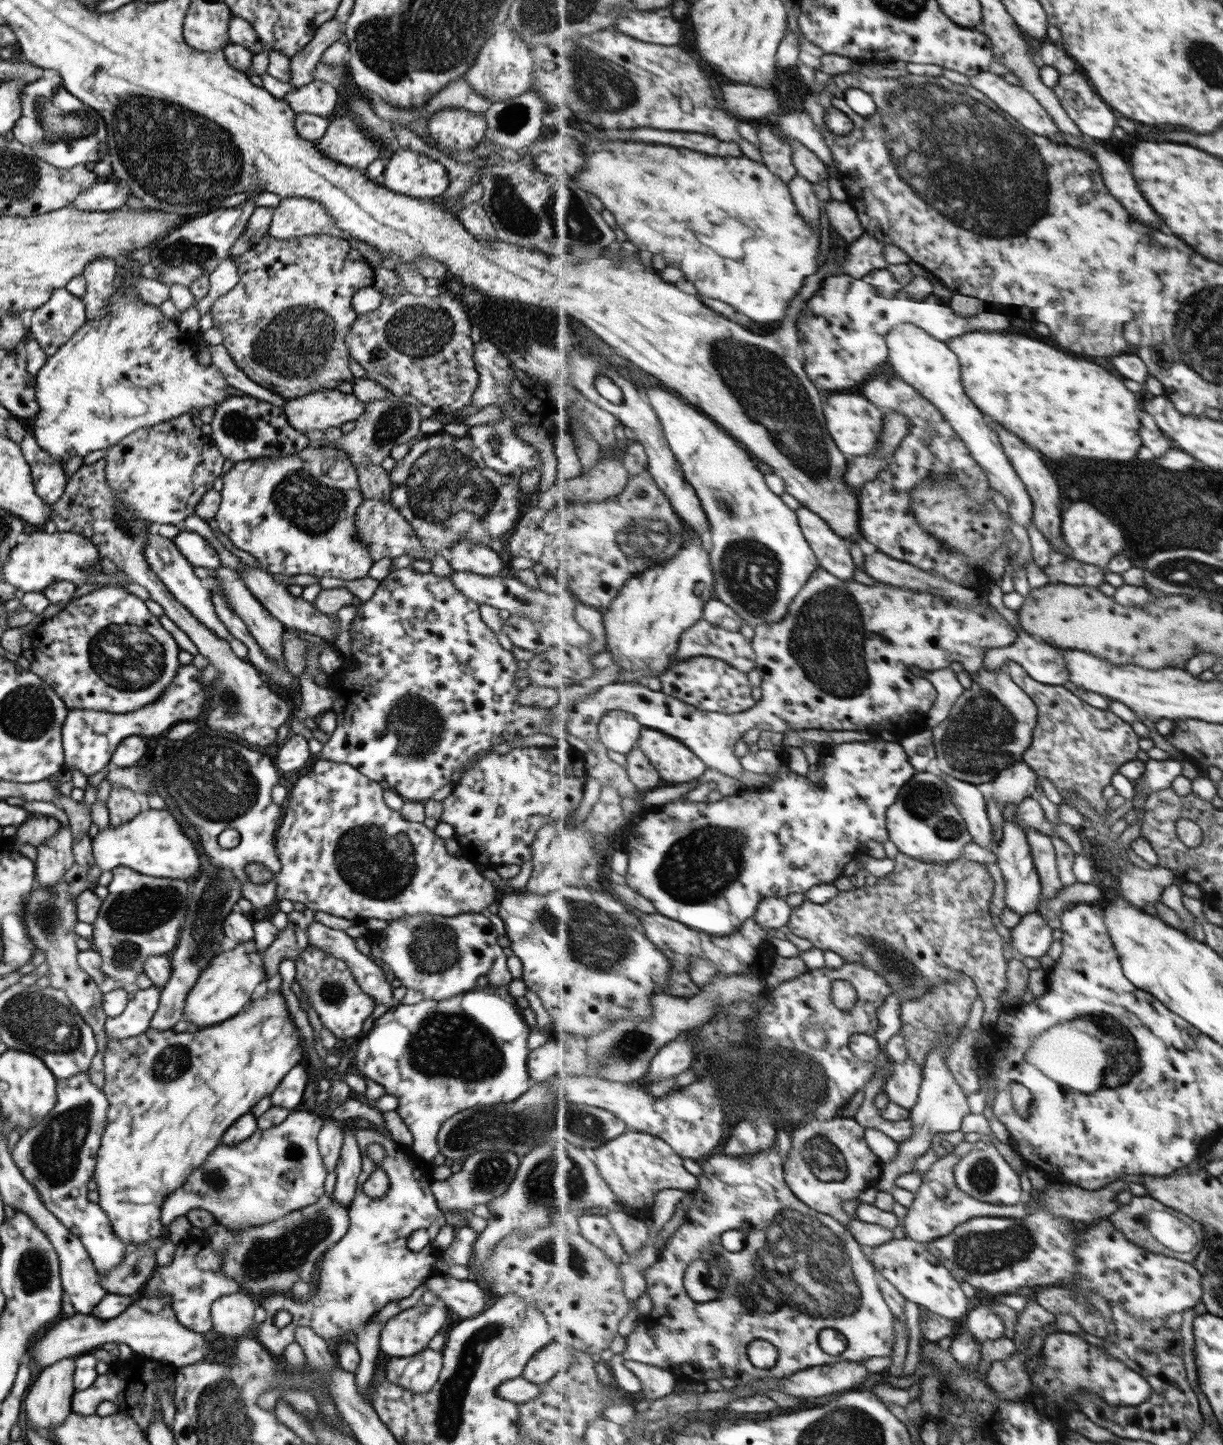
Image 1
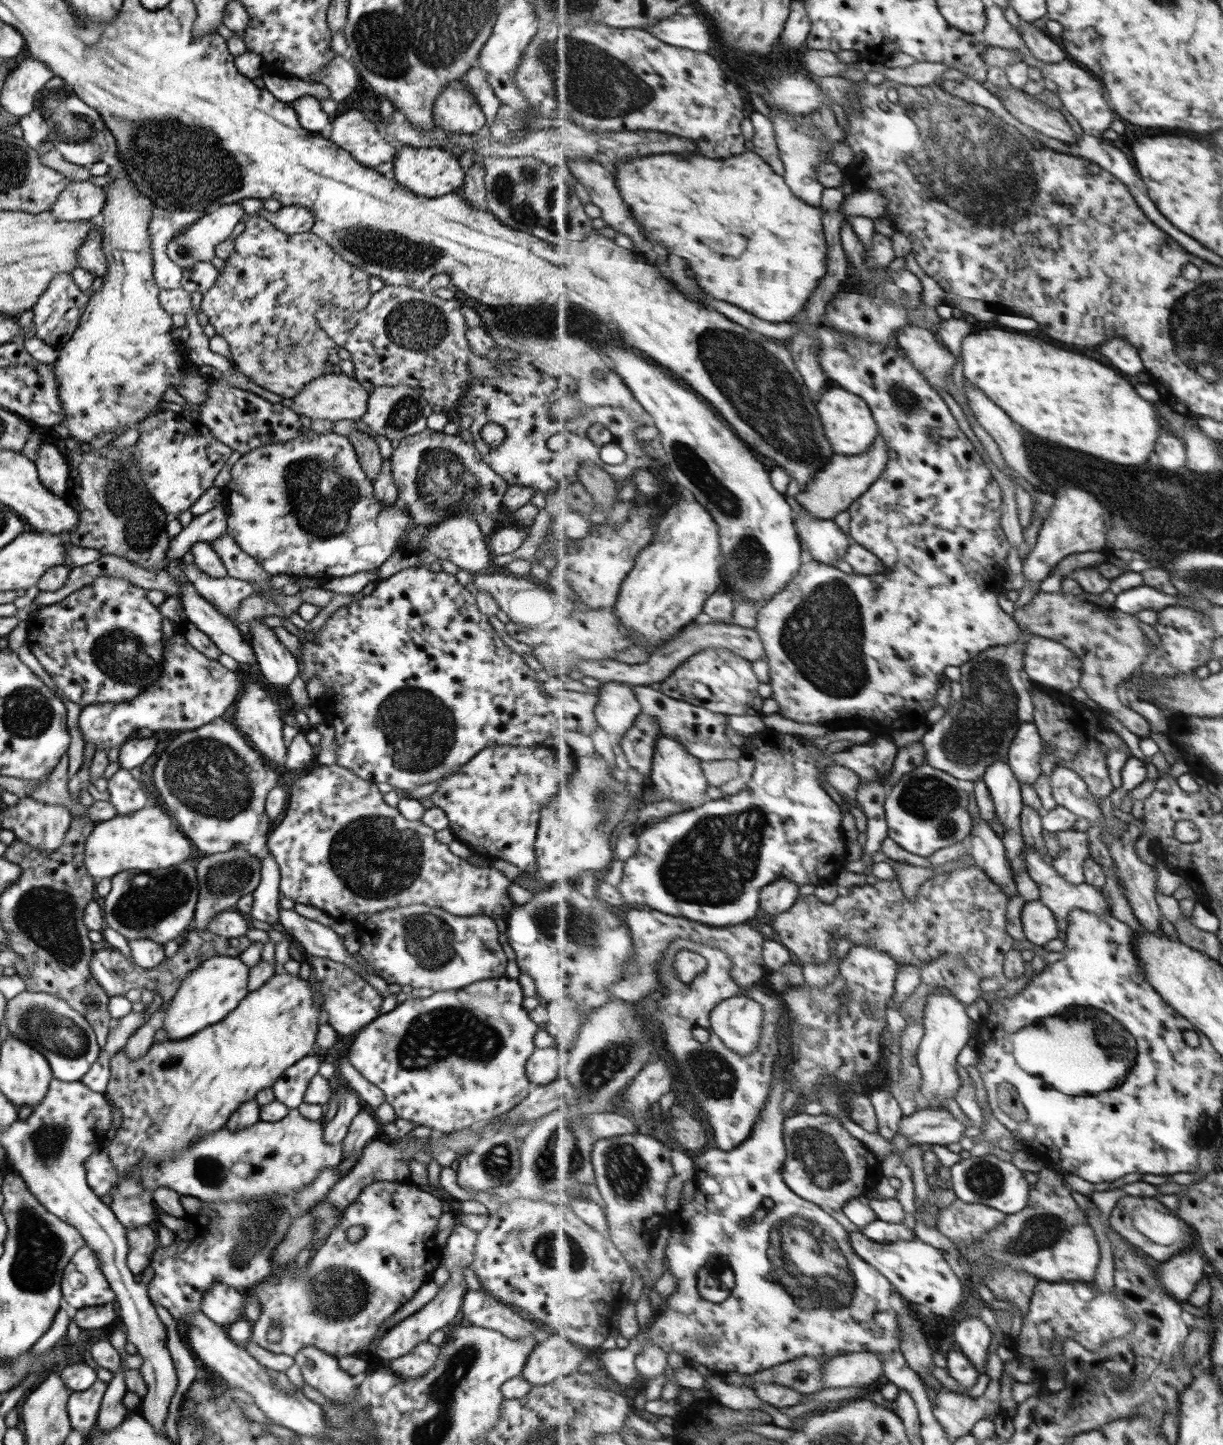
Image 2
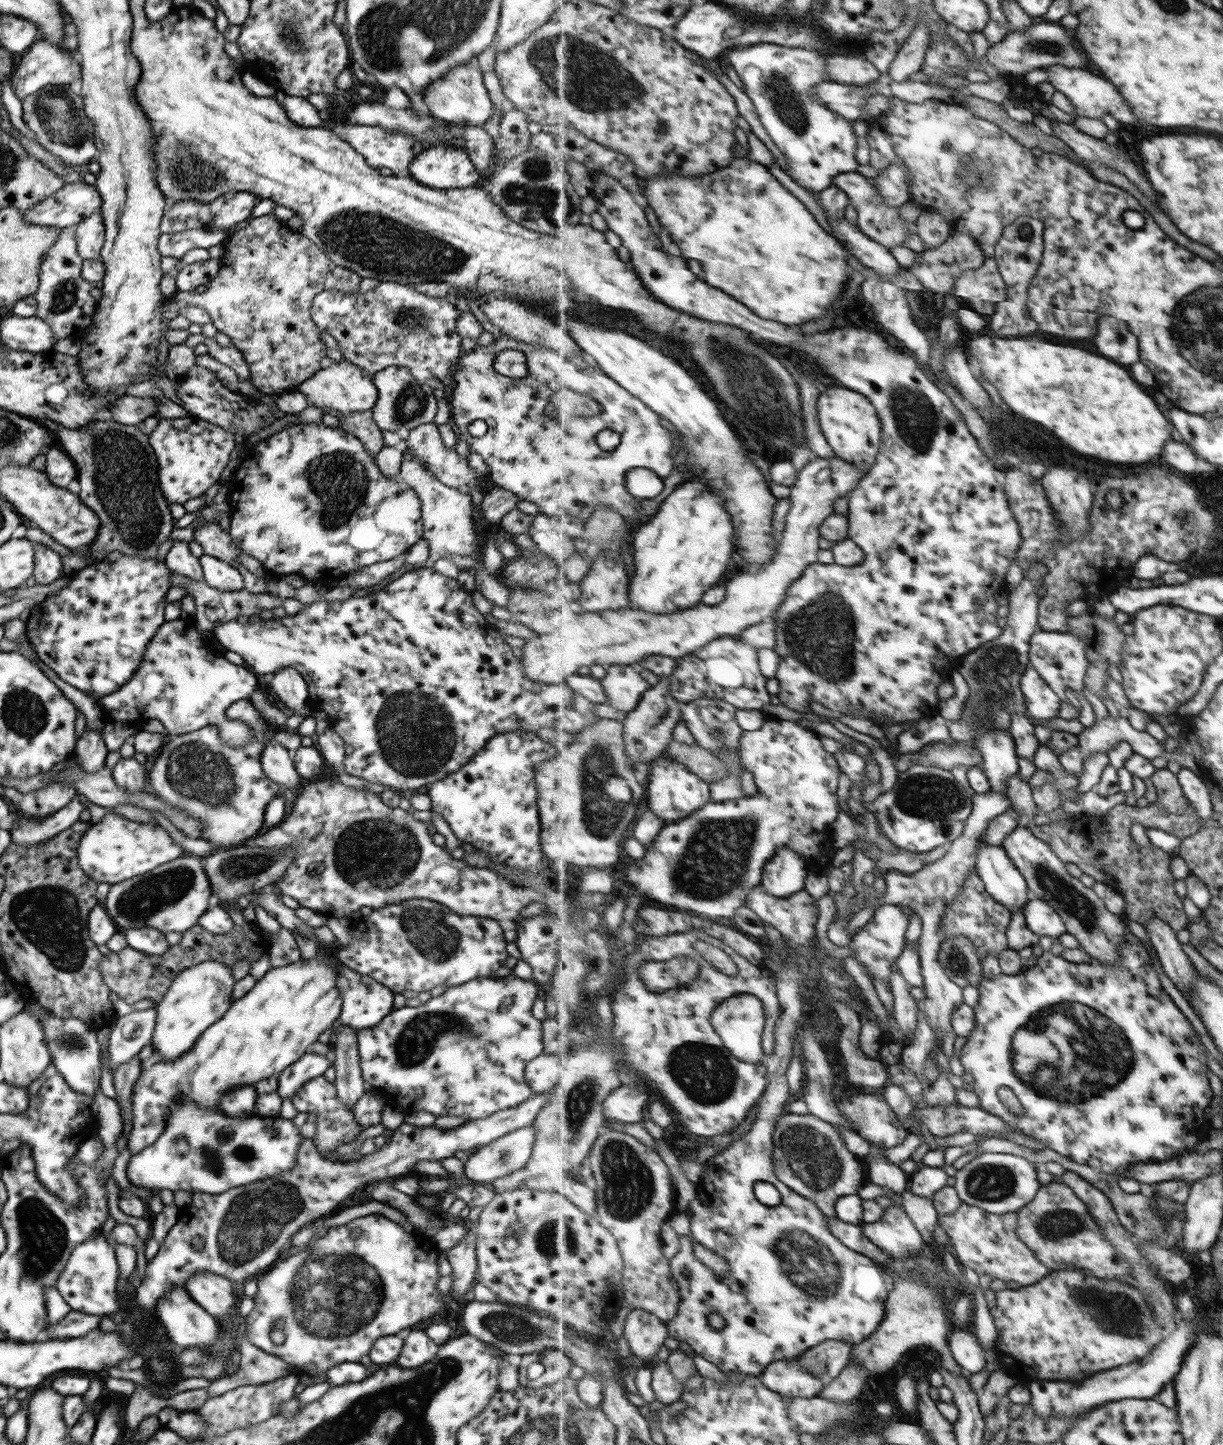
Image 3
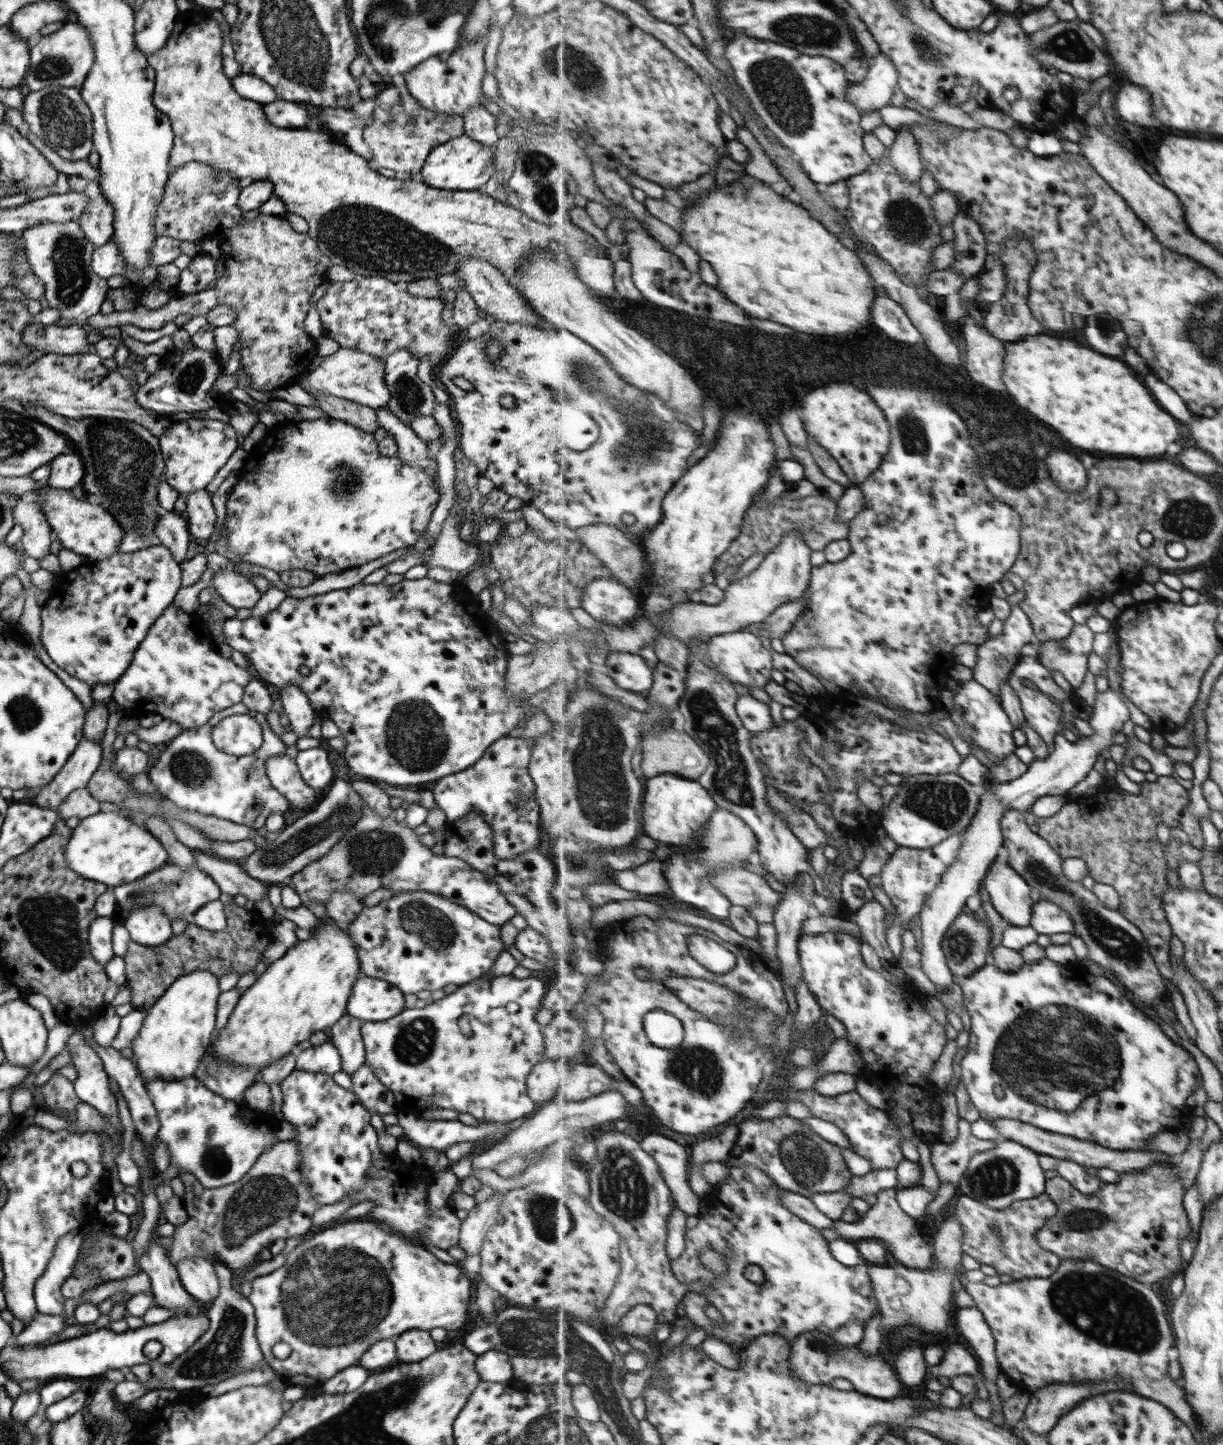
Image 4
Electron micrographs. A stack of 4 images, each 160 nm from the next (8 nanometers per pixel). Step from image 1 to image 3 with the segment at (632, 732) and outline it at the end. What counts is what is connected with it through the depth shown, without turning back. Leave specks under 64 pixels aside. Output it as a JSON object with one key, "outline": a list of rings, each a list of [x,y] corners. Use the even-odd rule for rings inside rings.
{"outline":[[[611,665],[601,670],[601,680],[609,699],[606,705],[626,714],[635,710],[651,688],[639,673],[637,665]]]}

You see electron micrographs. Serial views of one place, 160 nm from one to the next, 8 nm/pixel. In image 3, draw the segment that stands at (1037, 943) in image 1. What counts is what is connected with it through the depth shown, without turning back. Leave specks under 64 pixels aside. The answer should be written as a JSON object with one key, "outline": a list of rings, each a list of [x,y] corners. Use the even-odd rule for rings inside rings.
{"outline":[[[1033,899],[1024,906],[1028,927],[1039,936],[1061,936],[1068,932],[1065,921],[1046,900]]]}

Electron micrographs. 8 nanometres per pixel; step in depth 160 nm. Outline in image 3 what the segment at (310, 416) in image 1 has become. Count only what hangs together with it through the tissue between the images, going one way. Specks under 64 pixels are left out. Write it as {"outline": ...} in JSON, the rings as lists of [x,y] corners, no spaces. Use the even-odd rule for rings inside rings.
{"outline":[[[345,359],[335,361],[329,367],[314,372],[297,385],[295,390],[305,396],[307,405],[320,409],[337,410],[342,414],[369,411],[377,398],[377,389],[373,384],[372,375]]]}

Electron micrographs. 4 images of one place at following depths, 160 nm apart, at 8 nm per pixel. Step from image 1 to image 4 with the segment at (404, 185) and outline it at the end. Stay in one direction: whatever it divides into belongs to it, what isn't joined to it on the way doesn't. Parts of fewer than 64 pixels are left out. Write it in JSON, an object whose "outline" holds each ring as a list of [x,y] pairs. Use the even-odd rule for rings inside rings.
{"outline":[[[467,135],[451,136],[447,142],[434,146],[420,169],[423,183],[445,191],[482,191],[495,170],[494,144],[479,144]]]}

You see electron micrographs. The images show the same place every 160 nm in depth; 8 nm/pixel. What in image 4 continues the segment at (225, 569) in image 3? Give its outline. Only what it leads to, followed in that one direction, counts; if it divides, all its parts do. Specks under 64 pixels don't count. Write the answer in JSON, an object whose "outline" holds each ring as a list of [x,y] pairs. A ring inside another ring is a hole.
{"outline":[[[213,571],[210,586],[215,589],[216,595],[235,609],[252,608],[261,596],[246,576],[235,571]]]}

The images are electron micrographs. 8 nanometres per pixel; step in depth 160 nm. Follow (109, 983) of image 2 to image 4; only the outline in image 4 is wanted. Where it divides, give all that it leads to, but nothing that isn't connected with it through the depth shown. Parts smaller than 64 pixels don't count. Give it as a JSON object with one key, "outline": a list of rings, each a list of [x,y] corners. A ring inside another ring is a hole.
{"outline":[[[221,893],[218,899],[222,902],[226,919],[225,928],[220,931],[206,931],[205,928],[189,923],[180,935],[173,935],[159,946],[143,946],[132,940],[127,943],[122,959],[125,986],[130,990],[129,1003],[133,1008],[148,1009],[178,976],[195,970],[212,972],[217,978],[227,973],[241,976],[262,961],[264,950],[268,948],[272,938],[268,922],[254,910],[245,910],[235,905],[231,895]]]}

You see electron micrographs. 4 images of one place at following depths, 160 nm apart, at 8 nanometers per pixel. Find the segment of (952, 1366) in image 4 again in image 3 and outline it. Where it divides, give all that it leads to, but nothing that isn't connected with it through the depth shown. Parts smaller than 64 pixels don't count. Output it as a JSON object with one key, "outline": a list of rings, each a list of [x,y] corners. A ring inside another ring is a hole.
{"outline":[[[960,1326],[950,1334],[949,1342],[955,1360],[968,1375],[979,1374],[981,1370],[985,1370],[987,1354],[971,1329]]]}

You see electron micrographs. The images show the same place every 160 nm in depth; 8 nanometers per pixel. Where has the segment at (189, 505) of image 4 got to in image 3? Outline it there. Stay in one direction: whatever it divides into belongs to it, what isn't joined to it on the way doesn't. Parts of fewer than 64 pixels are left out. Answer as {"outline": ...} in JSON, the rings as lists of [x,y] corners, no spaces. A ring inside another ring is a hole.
{"outline":[[[202,522],[195,530],[193,540],[201,546],[203,555],[209,555],[217,560],[233,566],[237,559],[237,548],[231,537],[215,522]]]}

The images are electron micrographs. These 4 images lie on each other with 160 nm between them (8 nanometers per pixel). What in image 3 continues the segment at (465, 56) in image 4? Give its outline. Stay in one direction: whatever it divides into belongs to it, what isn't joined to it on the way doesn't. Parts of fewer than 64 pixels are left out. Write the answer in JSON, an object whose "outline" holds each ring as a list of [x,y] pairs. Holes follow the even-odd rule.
{"outline":[[[474,59],[463,65],[452,64],[452,67],[441,78],[429,83],[420,99],[428,108],[428,114],[431,117],[453,125],[482,126],[491,116],[492,102],[482,83],[482,72]]]}

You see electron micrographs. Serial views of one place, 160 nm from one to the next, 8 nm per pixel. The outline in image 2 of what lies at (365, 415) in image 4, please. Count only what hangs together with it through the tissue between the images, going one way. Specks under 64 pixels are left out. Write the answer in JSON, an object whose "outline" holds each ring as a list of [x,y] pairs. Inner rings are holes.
{"outline":[[[358,430],[349,432],[346,438],[354,448],[361,470],[372,482],[380,473],[380,466],[382,465],[381,454],[379,454],[374,438]]]}

